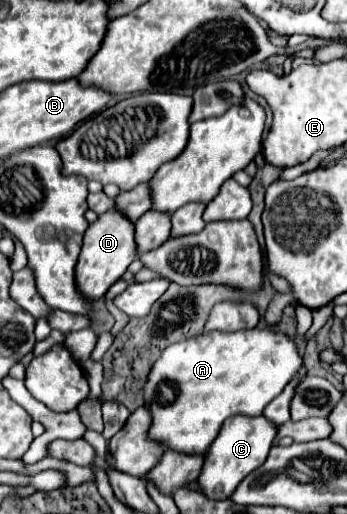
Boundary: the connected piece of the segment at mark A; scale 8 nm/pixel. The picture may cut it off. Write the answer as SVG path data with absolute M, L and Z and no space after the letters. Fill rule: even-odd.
M253 328L239 332L203 332L193 336L191 340L183 340L171 344L163 350L159 360L153 364L147 382L143 386L143 398L155 398L155 404L147 404L151 414L149 440L161 442L165 450L185 452L185 454L203 454L209 444L215 440L221 424L229 416L261 416L263 408L281 394L285 384L299 372L303 366L303 358L297 354L295 342L281 332L271 328ZM265 354L275 362L257 362L257 358L265 358Z

